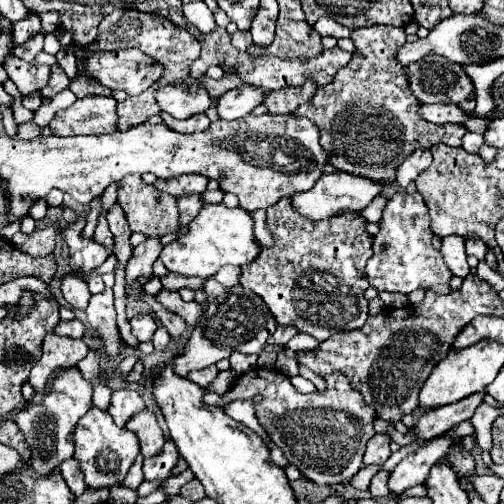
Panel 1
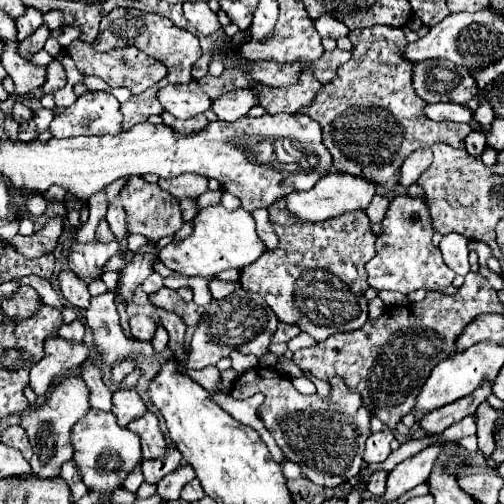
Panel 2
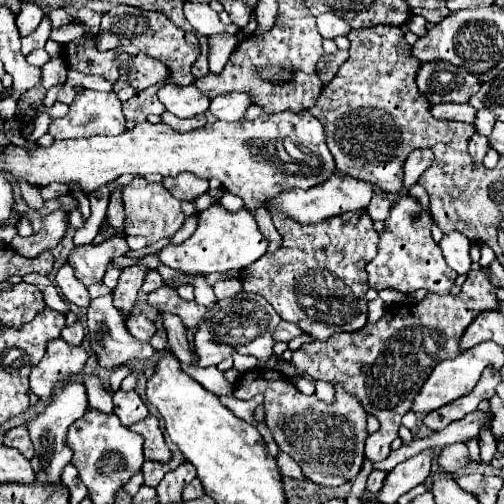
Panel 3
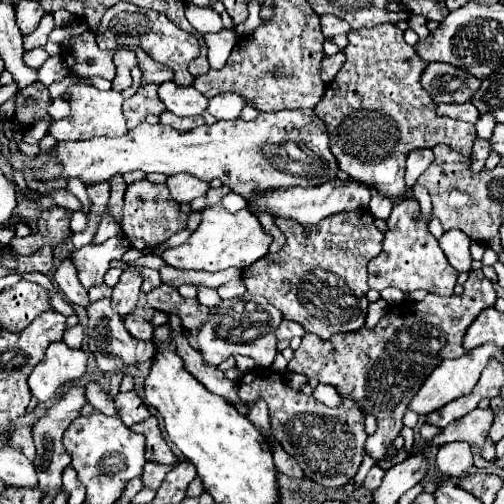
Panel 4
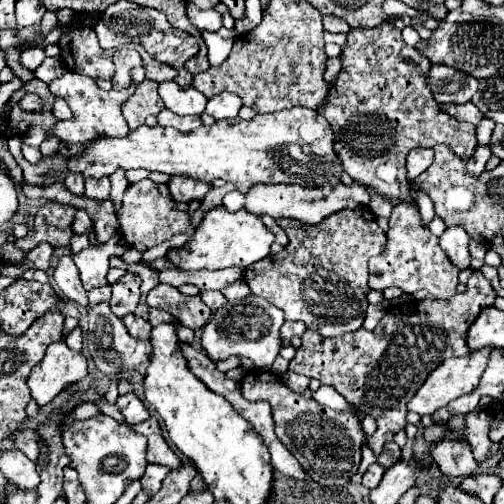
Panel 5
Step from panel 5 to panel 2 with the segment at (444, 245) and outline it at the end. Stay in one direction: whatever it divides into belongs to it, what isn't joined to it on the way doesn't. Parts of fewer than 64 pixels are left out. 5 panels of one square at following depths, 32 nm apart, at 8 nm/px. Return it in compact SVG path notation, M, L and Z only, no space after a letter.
M448 234L440 242L440 251L444 262L456 274L466 276L470 272L470 264L468 264L468 238L464 238L460 234Z

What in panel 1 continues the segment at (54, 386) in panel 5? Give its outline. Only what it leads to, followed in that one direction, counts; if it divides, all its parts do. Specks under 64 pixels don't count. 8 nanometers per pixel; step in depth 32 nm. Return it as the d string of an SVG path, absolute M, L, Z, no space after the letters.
M46 334L42 342L42 356L36 366L30 370L30 384L34 390L42 392L52 376L56 376L62 368L76 366L88 354L88 346L84 340L64 338L56 334Z

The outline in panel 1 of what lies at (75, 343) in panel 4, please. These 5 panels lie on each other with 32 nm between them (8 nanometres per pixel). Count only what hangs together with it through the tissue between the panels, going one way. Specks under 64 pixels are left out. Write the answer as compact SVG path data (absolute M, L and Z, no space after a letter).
M60 320L58 322L58 326L54 328L54 332L58 334L58 336L68 336L68 338L84 338L84 324L80 322L80 320L68 320L68 322L64 322L64 320Z

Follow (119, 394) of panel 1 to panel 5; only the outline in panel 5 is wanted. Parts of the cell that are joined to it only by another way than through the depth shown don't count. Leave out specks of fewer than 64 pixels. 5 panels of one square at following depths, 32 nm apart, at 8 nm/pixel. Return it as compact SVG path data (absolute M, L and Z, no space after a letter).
M128 392L128 394L122 394L118 396L116 400L116 406L120 408L126 424L138 424L138 422L144 422L150 418L150 412L146 410L146 406L142 404L142 400L134 394L134 392Z

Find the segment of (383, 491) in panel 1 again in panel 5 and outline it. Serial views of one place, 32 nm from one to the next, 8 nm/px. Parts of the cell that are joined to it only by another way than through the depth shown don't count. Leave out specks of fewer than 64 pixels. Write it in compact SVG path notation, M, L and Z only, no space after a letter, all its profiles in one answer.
M372 464L370 468L368 468L368 472L364 474L364 478L362 478L362 484L366 486L366 488L376 488L378 484L380 484L380 480L382 480L382 474L384 474L384 468L380 466L380 464Z

